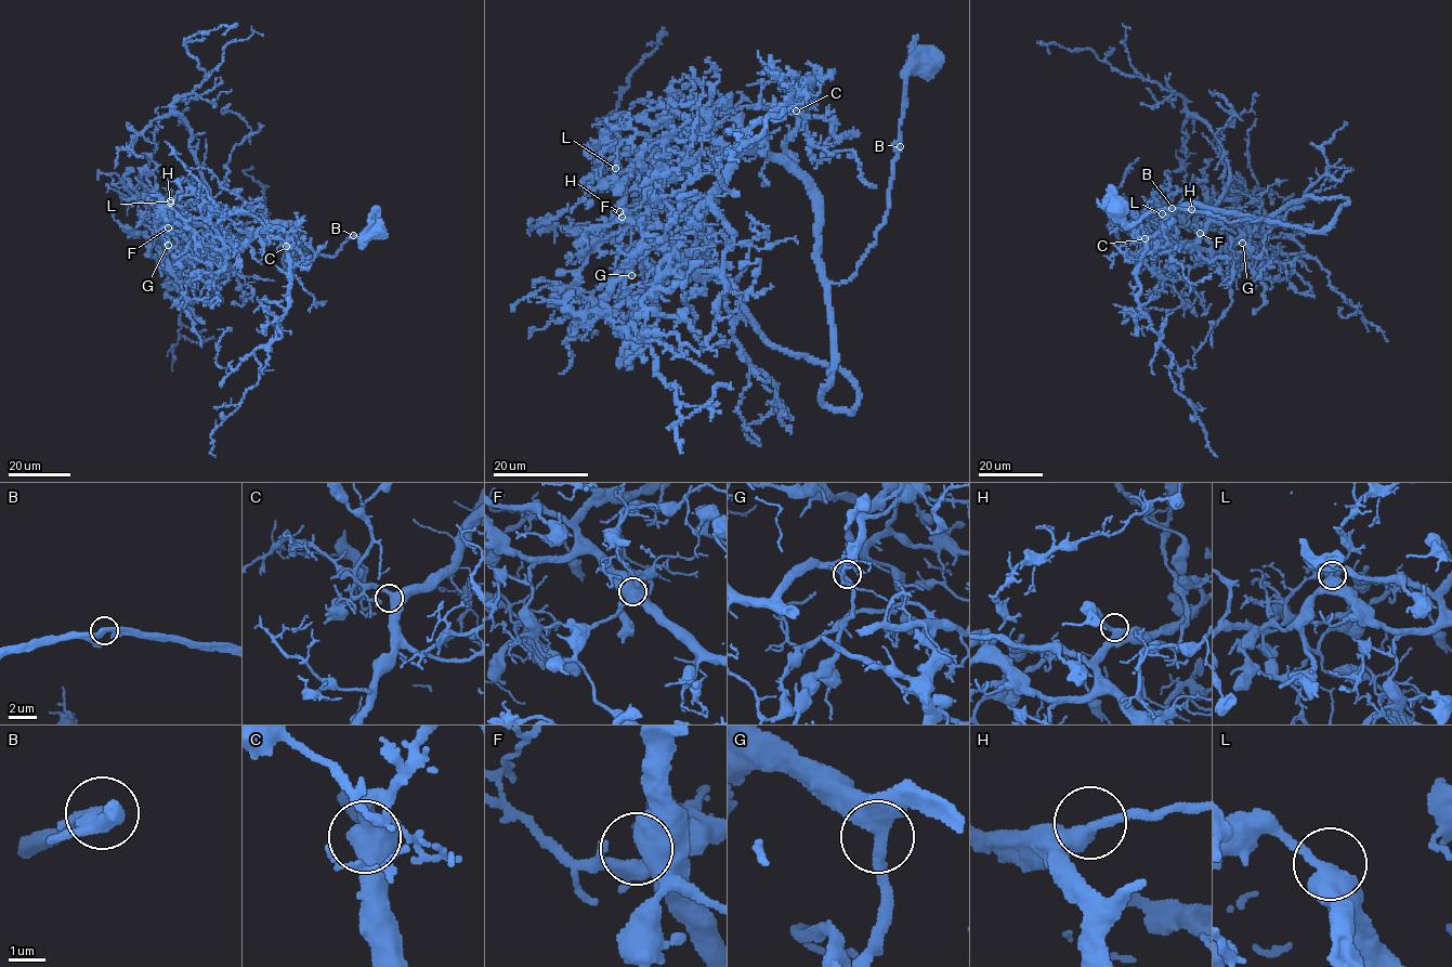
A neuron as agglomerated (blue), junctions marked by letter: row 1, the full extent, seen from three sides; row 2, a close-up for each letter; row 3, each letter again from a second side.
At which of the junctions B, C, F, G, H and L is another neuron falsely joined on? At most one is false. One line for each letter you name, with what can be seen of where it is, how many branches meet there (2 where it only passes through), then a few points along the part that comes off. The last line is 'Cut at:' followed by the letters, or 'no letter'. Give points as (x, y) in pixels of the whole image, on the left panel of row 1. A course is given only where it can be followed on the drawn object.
Cut at: no letter

